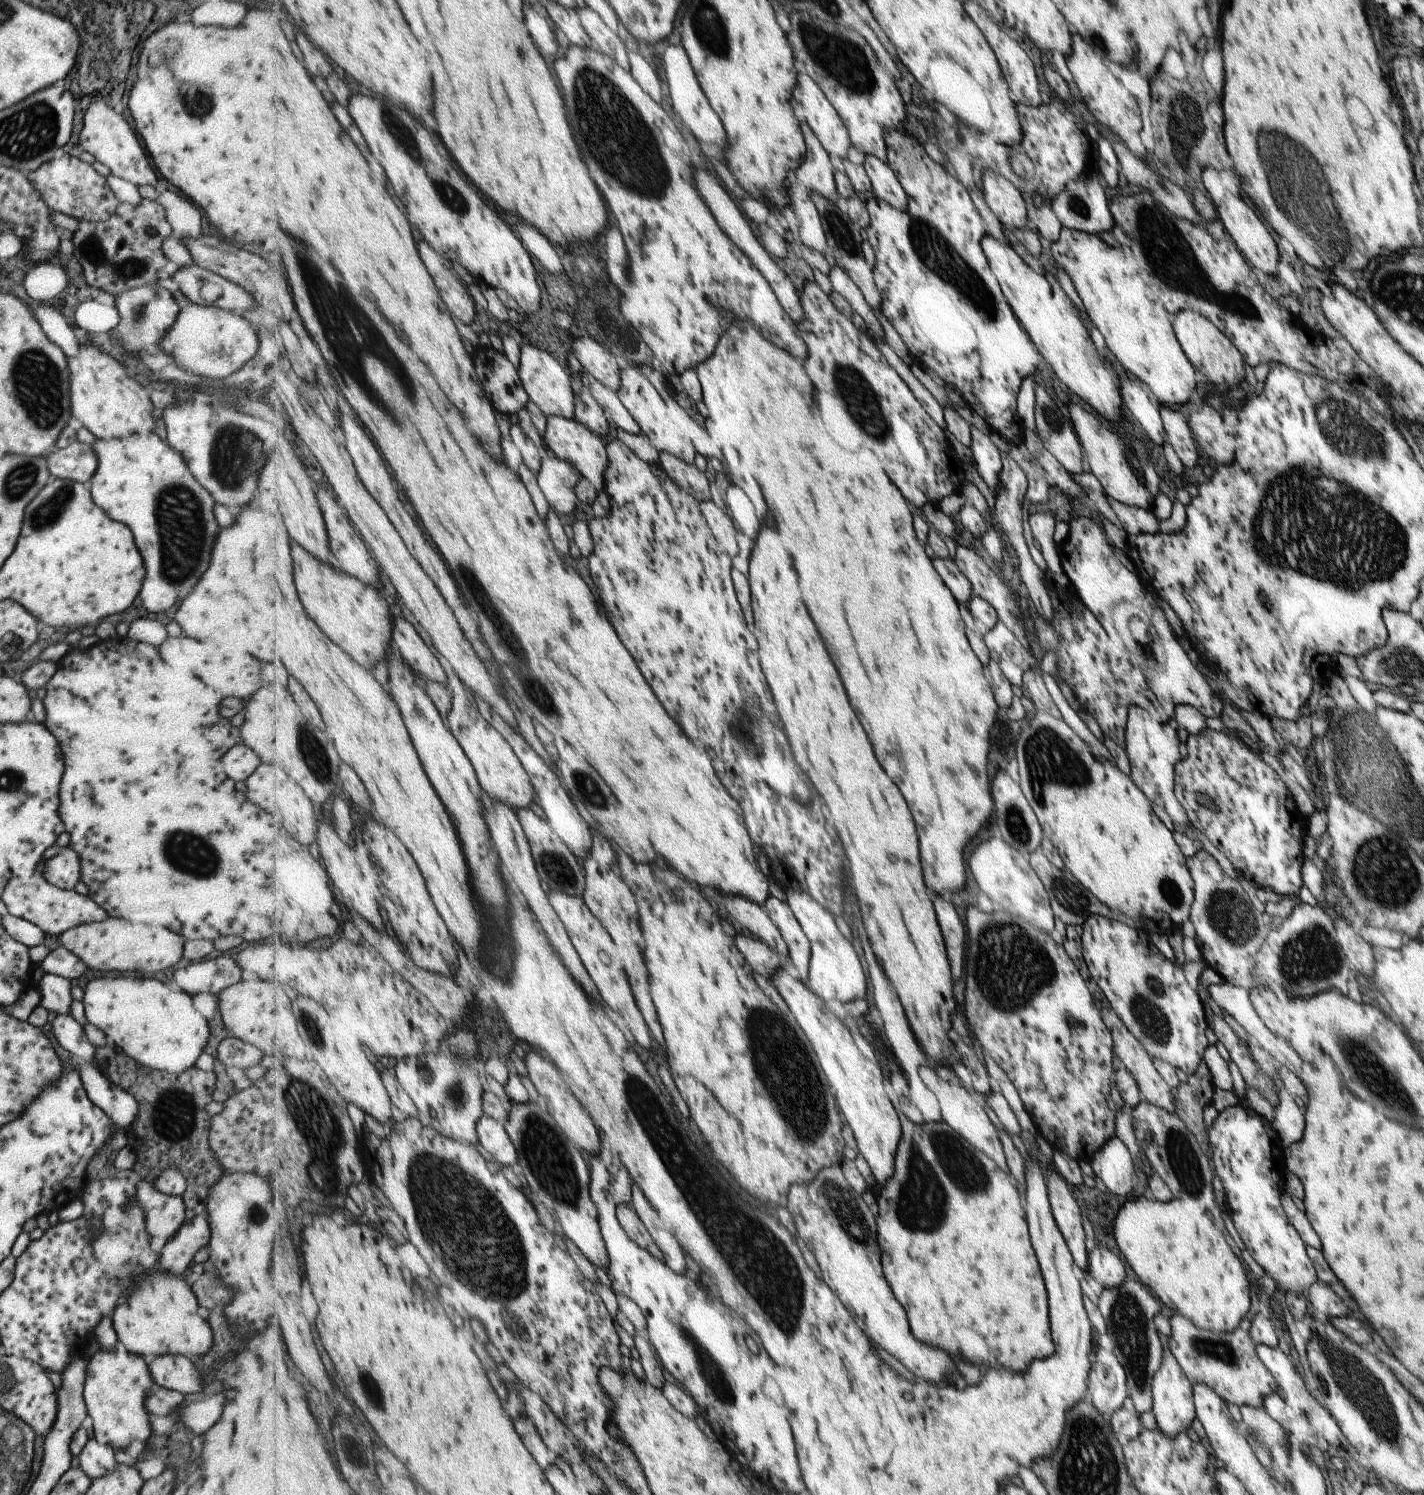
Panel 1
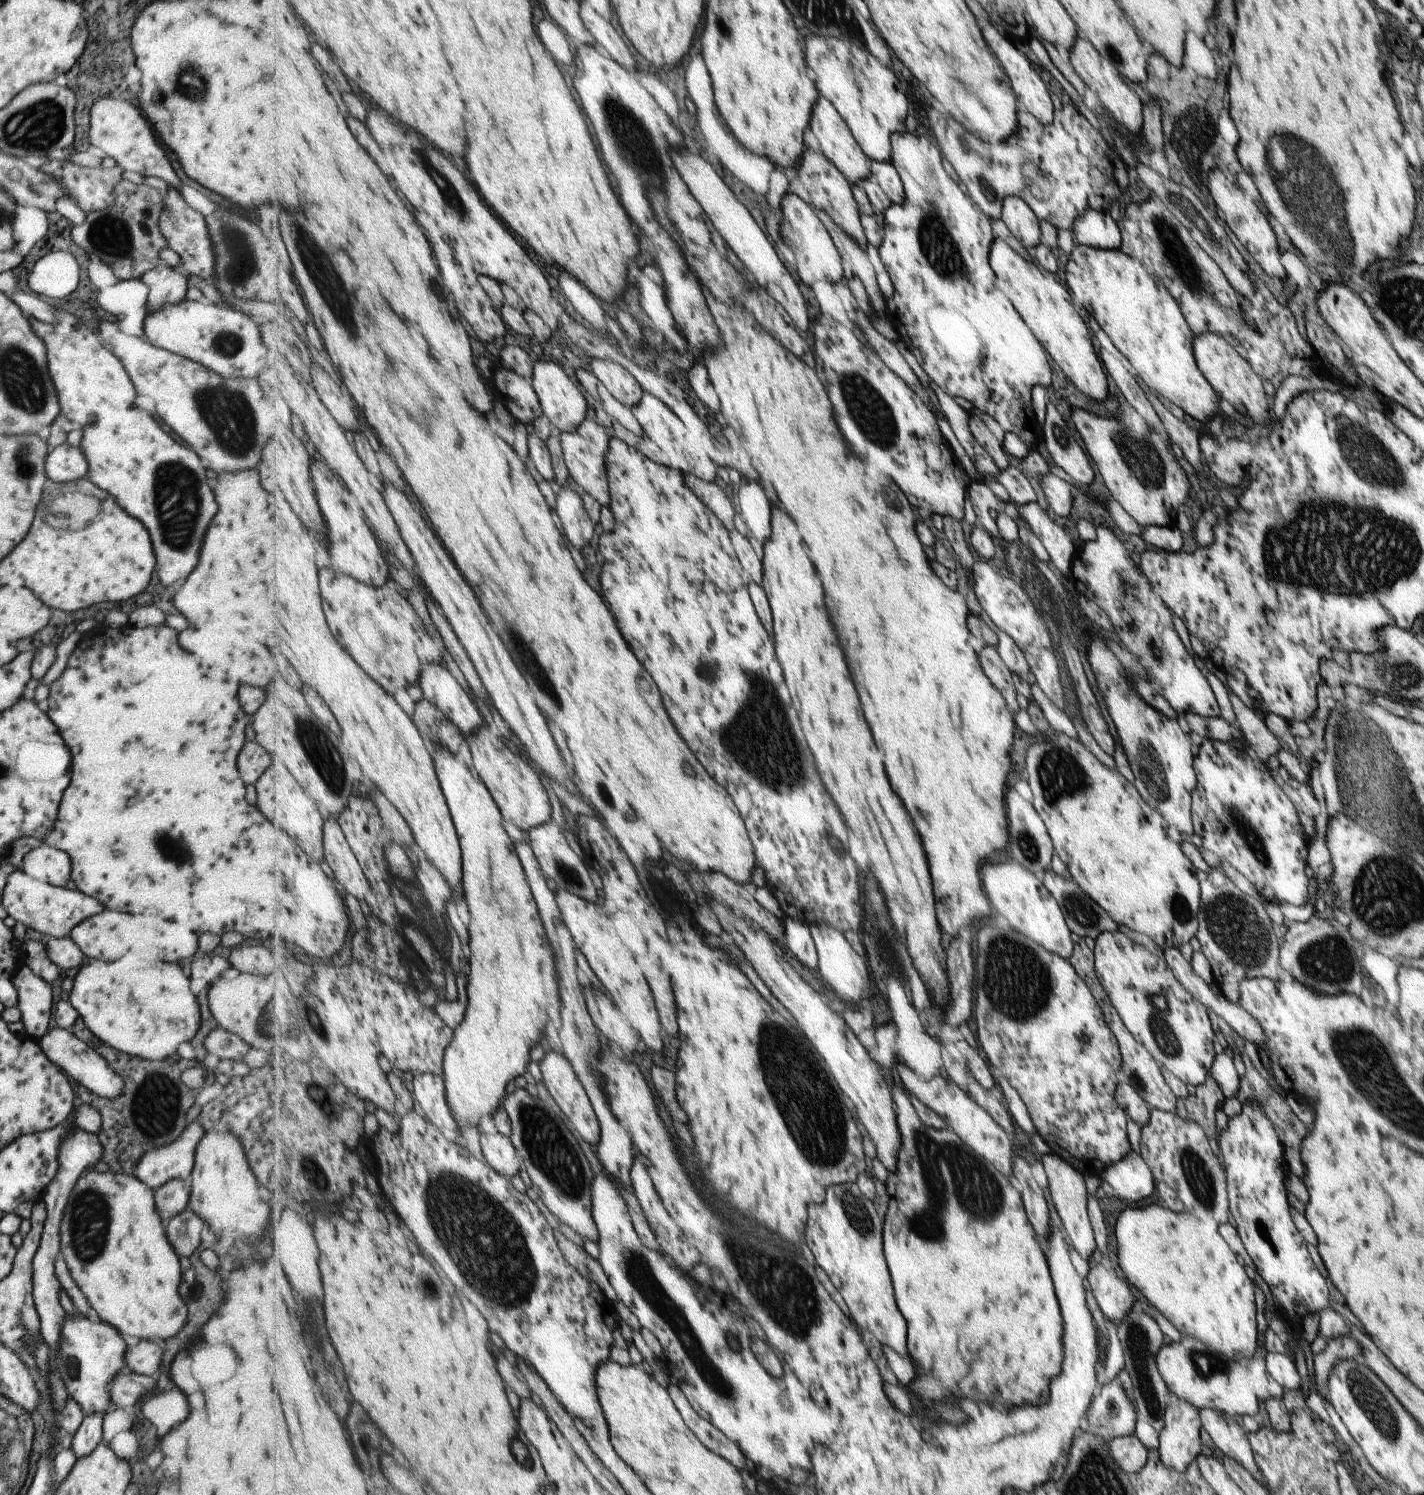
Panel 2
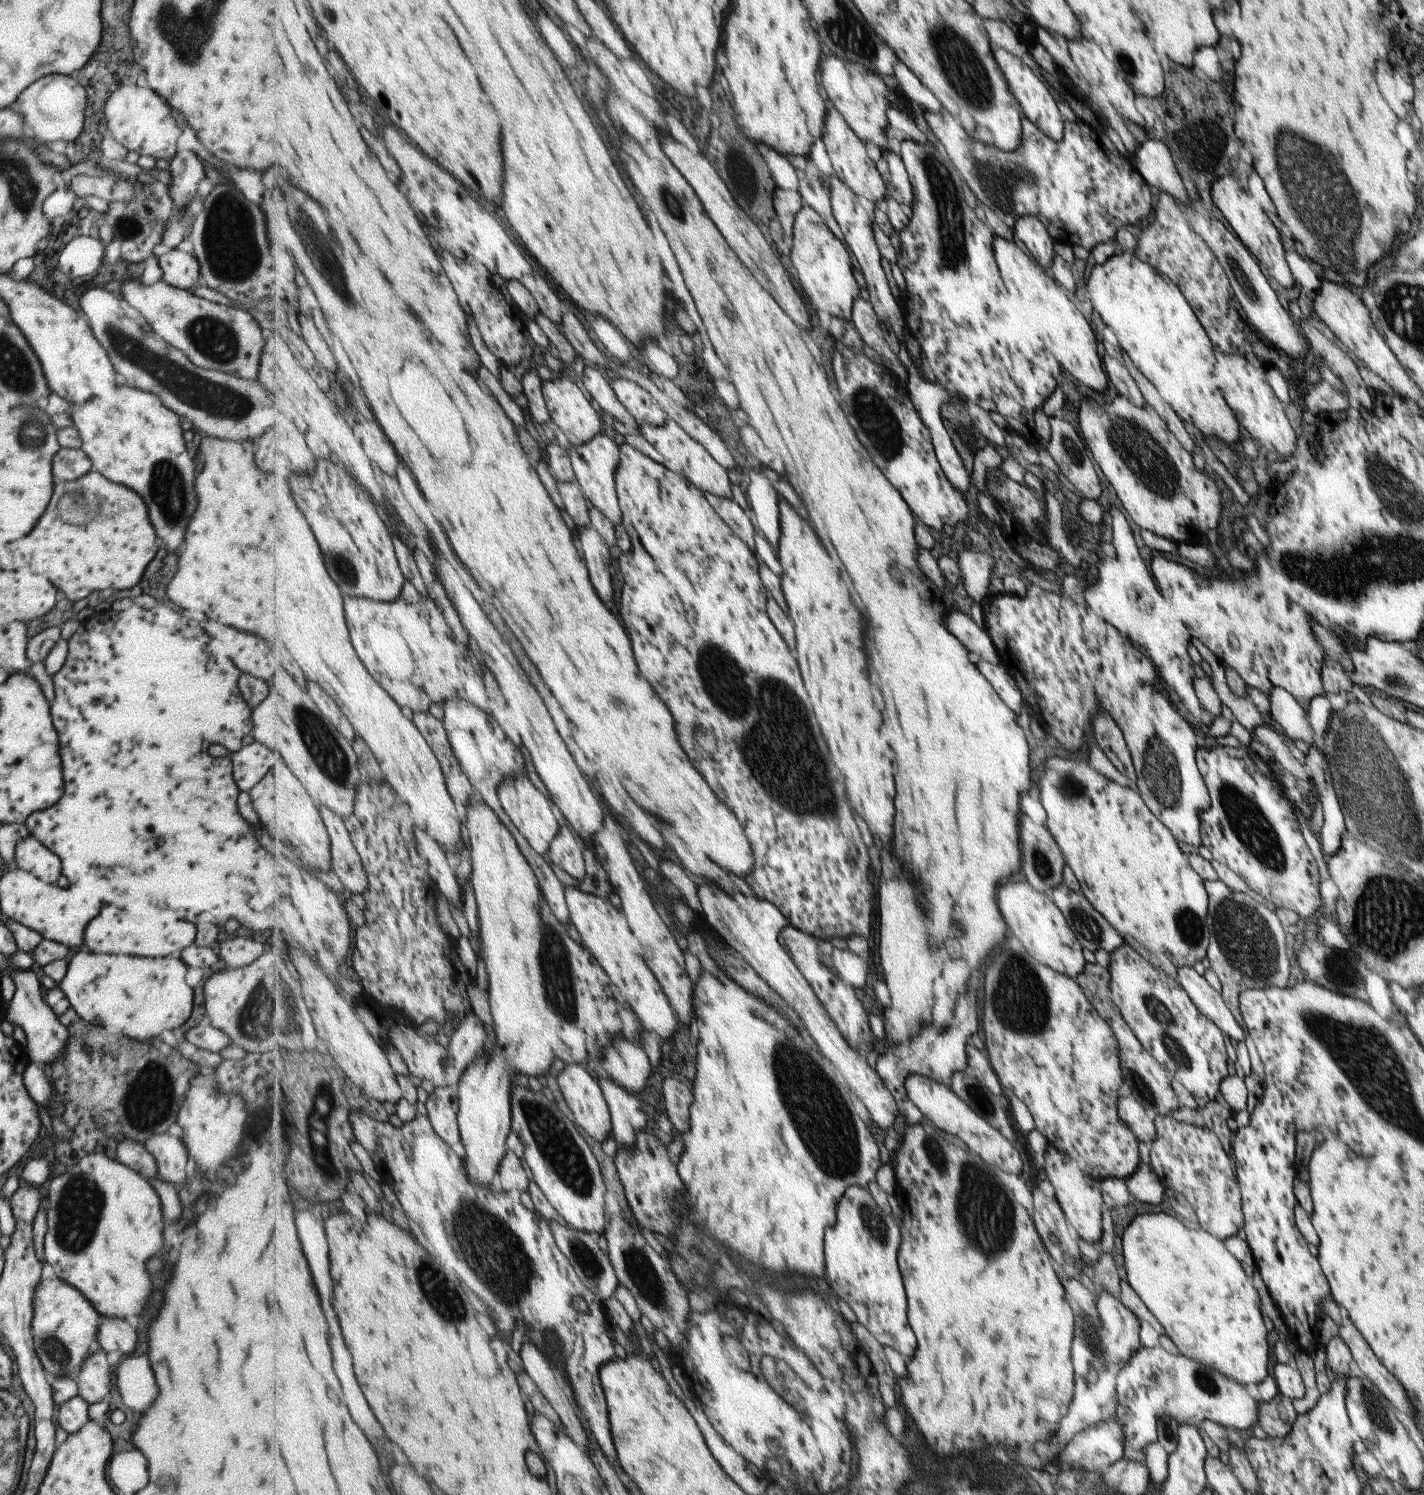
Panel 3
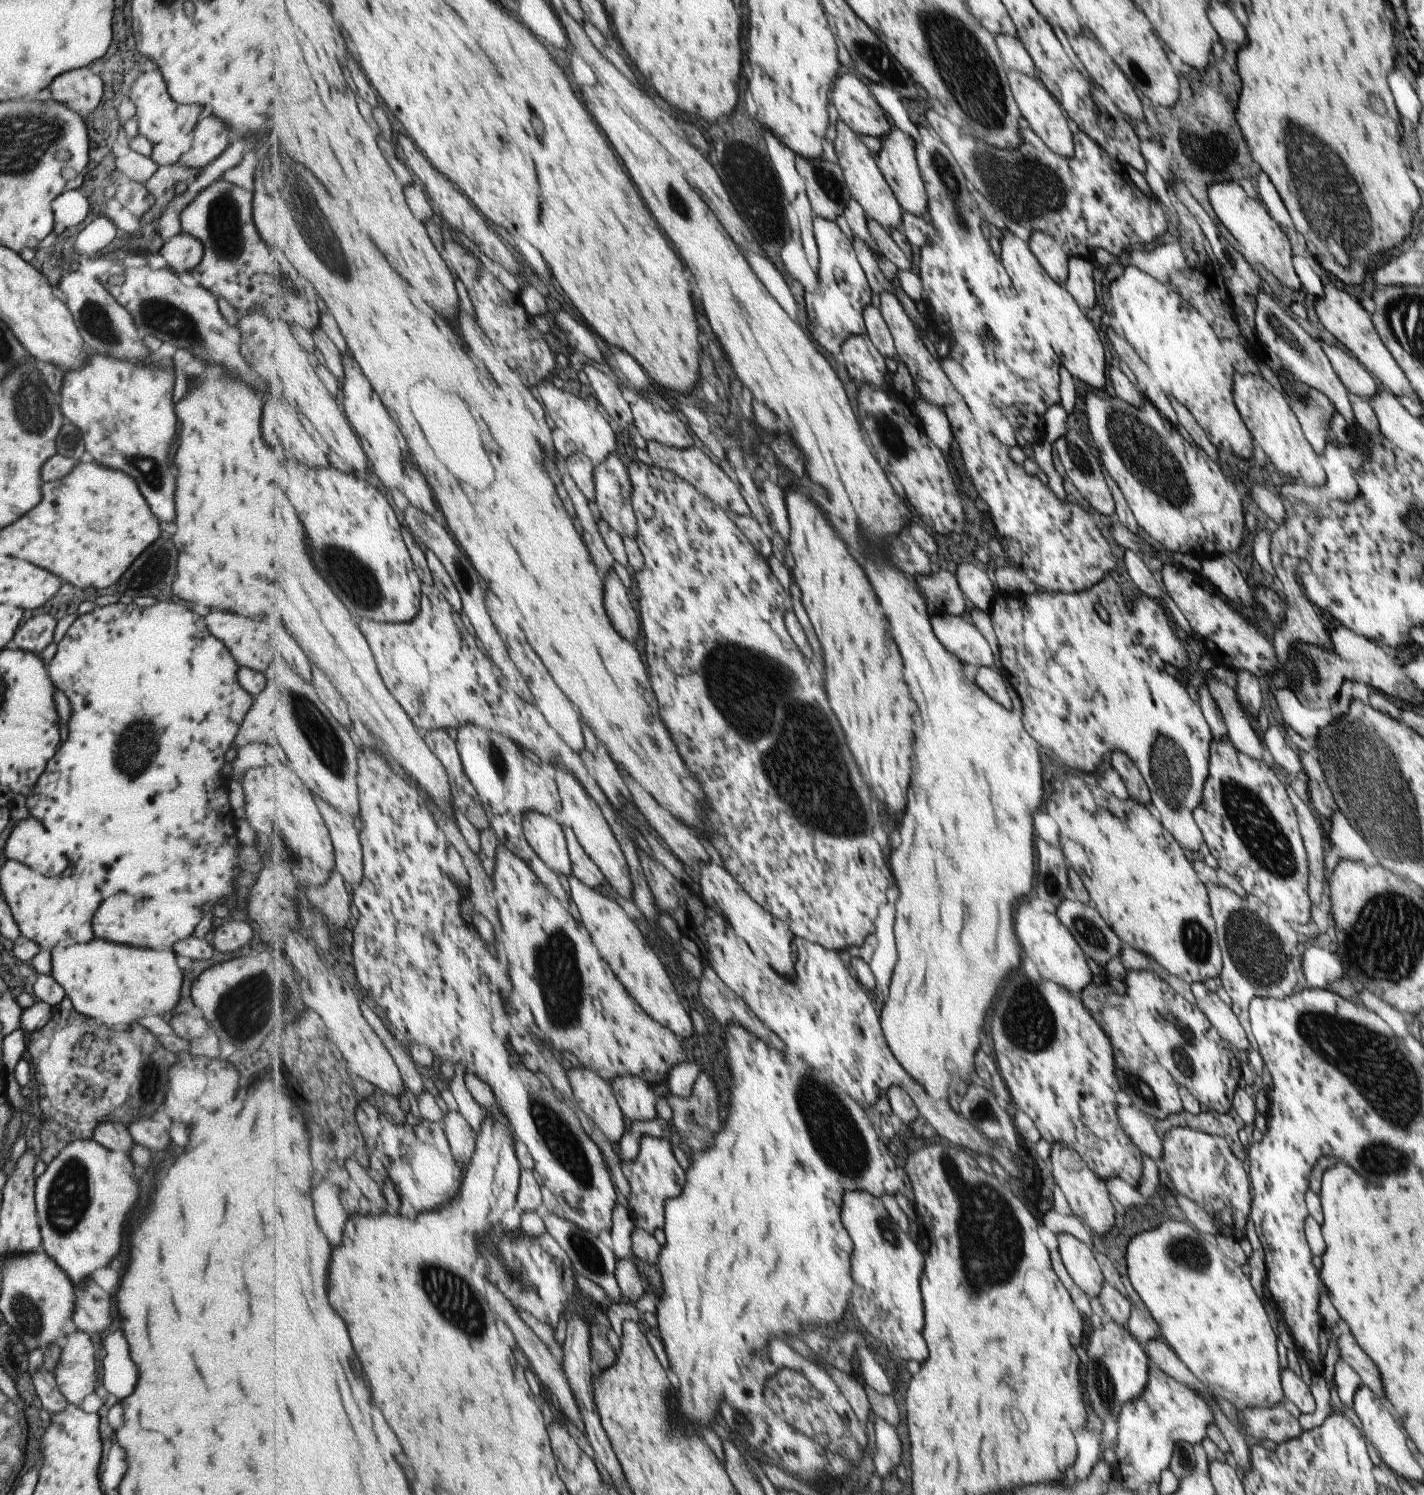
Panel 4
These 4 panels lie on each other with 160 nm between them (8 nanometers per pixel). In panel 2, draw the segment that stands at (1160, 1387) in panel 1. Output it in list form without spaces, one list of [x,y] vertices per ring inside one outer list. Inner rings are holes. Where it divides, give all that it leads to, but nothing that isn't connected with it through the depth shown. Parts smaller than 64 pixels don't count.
[[[1170,1394],[1170,1397],[1171,1402],[1163,1411],[1164,1425],[1158,1434],[1159,1446],[1156,1451],[1168,1469],[1183,1473],[1190,1462],[1201,1452],[1204,1452],[1202,1445],[1199,1443],[1201,1423],[1196,1408],[1191,1407],[1175,1395]]]

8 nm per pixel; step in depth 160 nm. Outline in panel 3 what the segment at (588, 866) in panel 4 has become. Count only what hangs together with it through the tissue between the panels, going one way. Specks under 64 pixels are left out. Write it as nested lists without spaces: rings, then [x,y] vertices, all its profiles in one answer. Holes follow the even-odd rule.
[[[563,825],[558,837],[552,842],[547,858],[568,873],[571,877],[582,881],[588,871],[585,870],[585,844],[579,844],[573,831]]]

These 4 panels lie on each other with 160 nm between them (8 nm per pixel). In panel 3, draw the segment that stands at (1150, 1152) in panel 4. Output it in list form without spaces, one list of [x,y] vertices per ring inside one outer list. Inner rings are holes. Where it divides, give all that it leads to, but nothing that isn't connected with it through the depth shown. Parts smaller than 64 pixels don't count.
[[[1131,1096],[1117,1100],[1117,1116],[1125,1123],[1137,1141],[1151,1144],[1155,1138],[1154,1122],[1145,1115]]]

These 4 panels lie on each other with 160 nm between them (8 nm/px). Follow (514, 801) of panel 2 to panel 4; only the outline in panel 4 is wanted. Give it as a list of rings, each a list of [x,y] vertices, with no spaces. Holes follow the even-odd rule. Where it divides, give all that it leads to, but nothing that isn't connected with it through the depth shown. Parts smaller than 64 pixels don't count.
[[[527,813],[524,831],[530,845],[553,872],[569,878],[574,865],[568,849],[564,825],[544,813]]]

